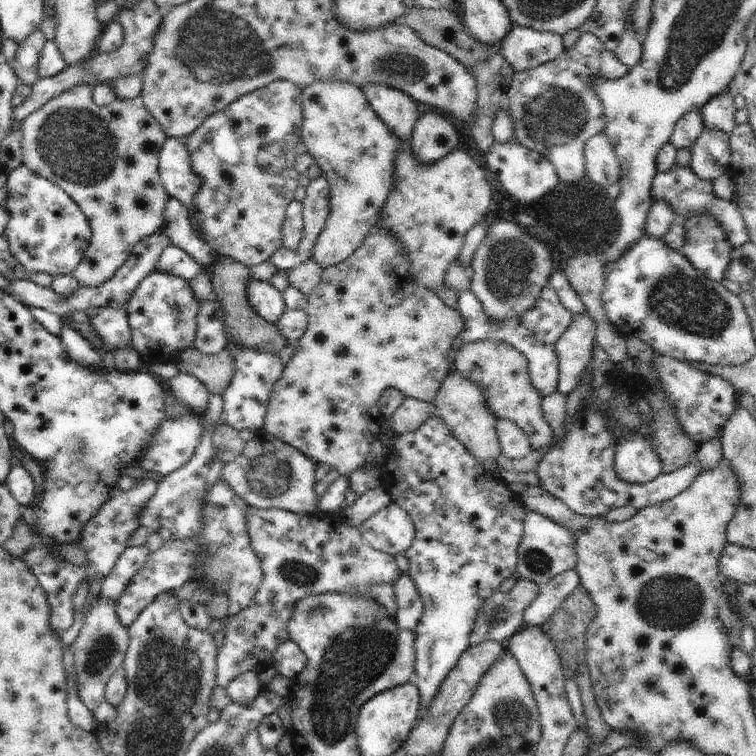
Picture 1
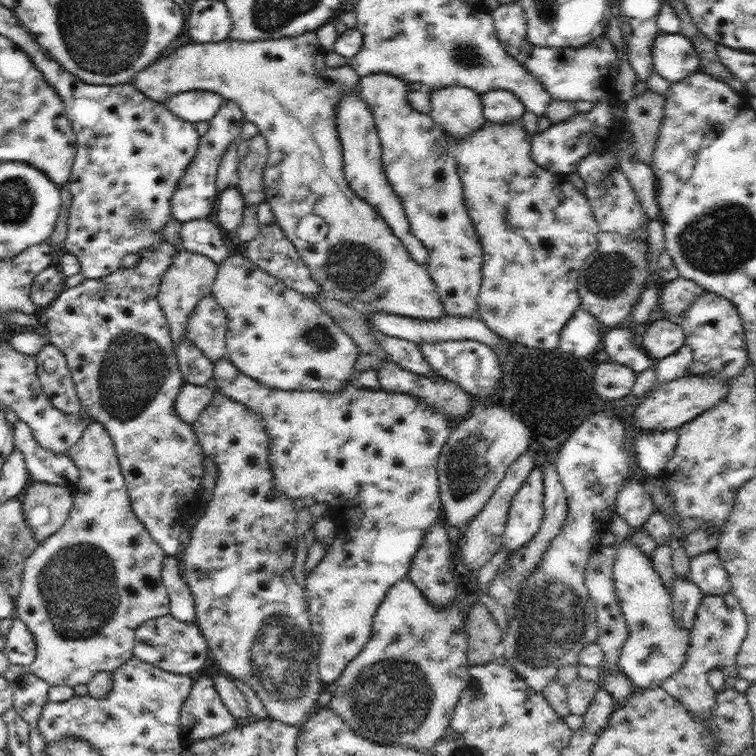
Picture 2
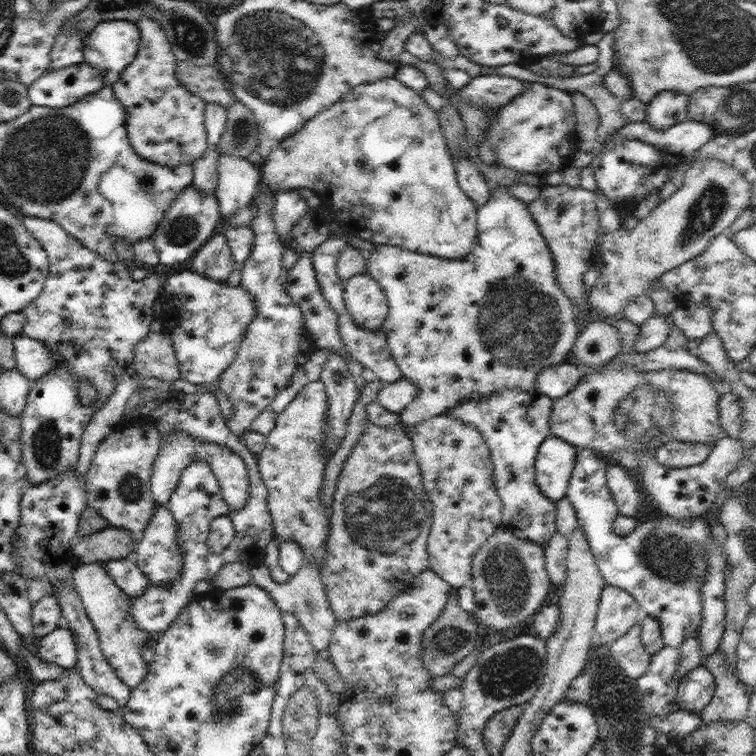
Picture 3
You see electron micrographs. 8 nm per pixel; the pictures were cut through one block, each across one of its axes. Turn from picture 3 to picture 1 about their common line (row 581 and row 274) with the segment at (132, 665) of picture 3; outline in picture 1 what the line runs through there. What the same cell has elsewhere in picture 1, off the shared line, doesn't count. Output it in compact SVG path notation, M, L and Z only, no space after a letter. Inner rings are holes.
M78 84L78 86L70 88L70 90L66 89L62 94L58 94L58 96L52 98L52 100L46 102L42 108L35 110L32 114L28 115L19 124L19 129L22 133L22 165L27 166L32 172L39 174L42 178L50 180L52 184L56 184L56 186L62 188L62 190L80 207L84 216L87 216L92 232L90 246L86 249L85 257L82 258L80 264L78 264L72 273L74 278L79 282L80 287L90 286L90 288L98 288L100 284L104 284L104 282L110 280L110 278L116 274L118 268L130 258L130 254L132 254L136 245L162 227L164 208L168 199L171 198L166 188L164 188L159 173L160 151L168 138L166 132L164 132L162 126L160 126L160 123L158 123L154 116L148 112L148 109L144 106L143 100L140 96L132 99L124 98L124 100L114 100L114 102L108 104L108 106L96 106L96 103L93 101L94 87L95 85Z

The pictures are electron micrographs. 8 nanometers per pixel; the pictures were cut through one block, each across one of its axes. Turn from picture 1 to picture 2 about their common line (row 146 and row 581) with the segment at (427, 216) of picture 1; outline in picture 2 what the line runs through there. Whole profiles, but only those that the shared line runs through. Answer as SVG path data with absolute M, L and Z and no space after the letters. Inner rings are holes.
M408 578L402 579L396 582L394 586L391 586L386 593L386 596L382 599L376 614L374 615L372 638L364 645L364 648L360 651L360 654L351 660L346 668L342 671L341 677L334 682L335 689L333 690L329 708L336 711L344 722L350 725L352 730L355 730L358 734L361 734L364 738L370 738L374 742L380 742L382 744L393 744L396 746L400 744L402 746L413 746L416 750L430 750L433 746L442 738L445 730L450 724L451 718L454 714L454 708L458 701L460 701L461 694L471 683L471 674L469 673L468 659L468 635L466 635L465 617L463 617L462 608L460 607L460 601L454 599L449 607L445 609L439 609L437 606L432 606L431 602L422 594L419 588Z

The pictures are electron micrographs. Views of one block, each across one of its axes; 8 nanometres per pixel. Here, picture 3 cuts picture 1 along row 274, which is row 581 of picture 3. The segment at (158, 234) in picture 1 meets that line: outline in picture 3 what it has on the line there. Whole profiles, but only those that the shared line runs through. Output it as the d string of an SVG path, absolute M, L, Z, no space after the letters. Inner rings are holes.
M126 559L106 561L106 571L114 579L116 586L119 586L131 599L139 597L150 588L149 580L137 564L132 564Z

